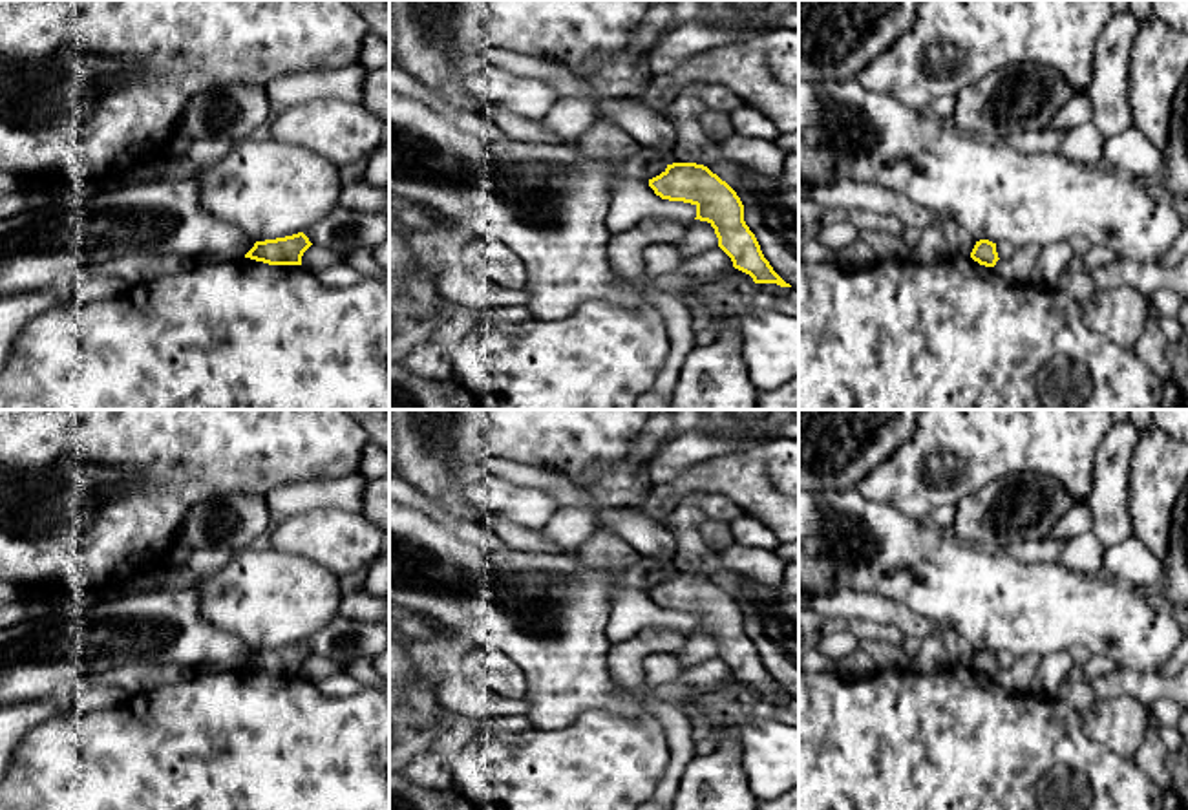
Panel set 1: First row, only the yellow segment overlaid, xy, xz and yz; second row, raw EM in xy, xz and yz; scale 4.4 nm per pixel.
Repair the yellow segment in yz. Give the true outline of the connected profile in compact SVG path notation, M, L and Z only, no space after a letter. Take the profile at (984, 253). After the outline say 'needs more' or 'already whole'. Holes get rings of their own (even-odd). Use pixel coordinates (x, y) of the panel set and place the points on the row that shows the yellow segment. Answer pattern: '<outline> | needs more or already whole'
M989 240L976 241L976 245L971 252L971 258L974 261L978 261L980 265L994 267L996 261L1000 260L998 252L996 252L996 243L989 241Z | already whole

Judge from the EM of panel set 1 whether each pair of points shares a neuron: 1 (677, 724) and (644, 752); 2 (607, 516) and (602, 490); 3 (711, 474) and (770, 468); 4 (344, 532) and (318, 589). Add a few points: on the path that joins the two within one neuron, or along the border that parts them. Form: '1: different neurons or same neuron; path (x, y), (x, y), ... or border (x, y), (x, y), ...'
1: different neurons; border (647, 704), (669, 745), (664, 776)
2: different neurons; border (583, 498), (598, 505), (633, 509)
3: same neuron; path (726, 474), (755, 474)
4: different neurons; border (287, 553), (311, 558), (340, 576)

